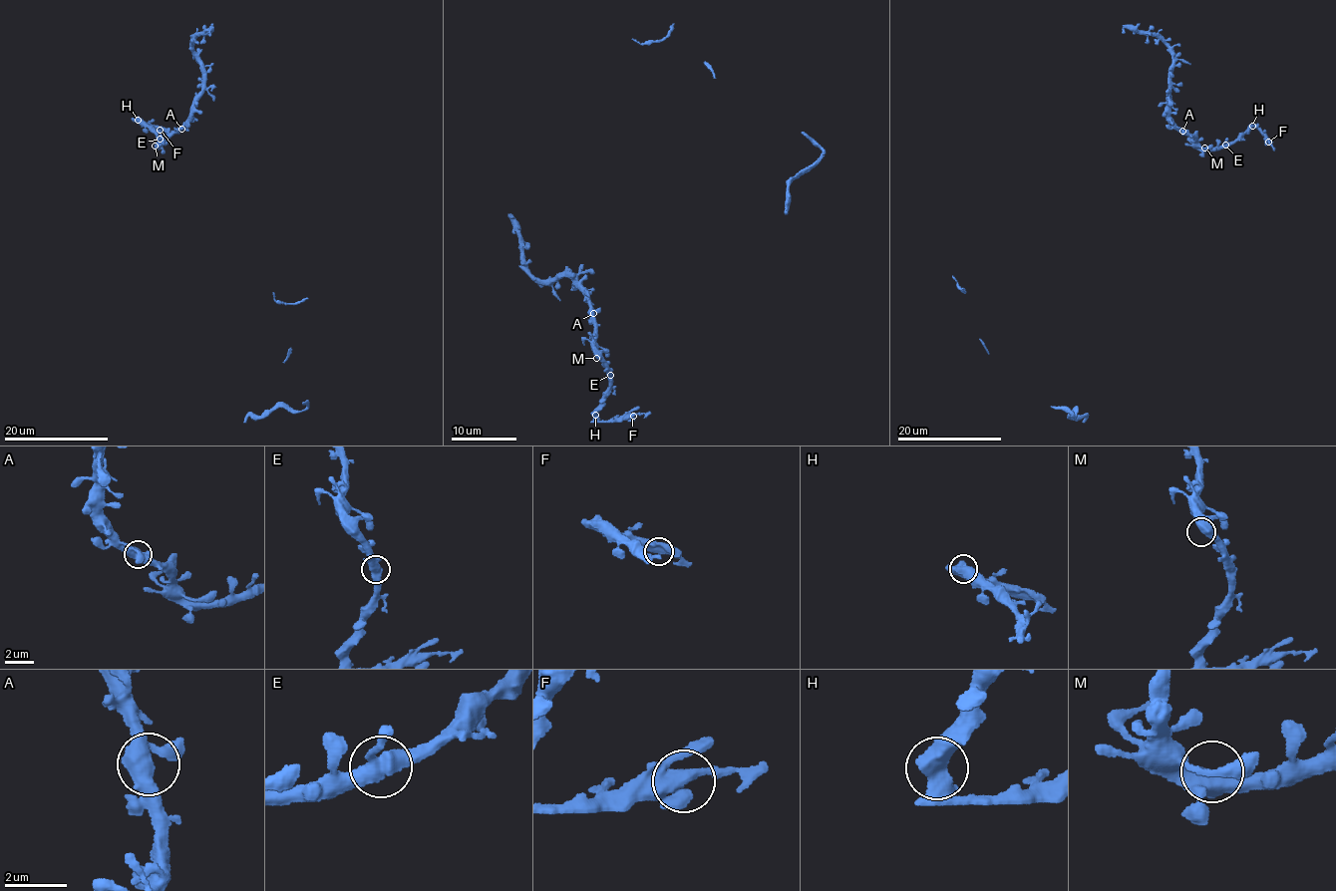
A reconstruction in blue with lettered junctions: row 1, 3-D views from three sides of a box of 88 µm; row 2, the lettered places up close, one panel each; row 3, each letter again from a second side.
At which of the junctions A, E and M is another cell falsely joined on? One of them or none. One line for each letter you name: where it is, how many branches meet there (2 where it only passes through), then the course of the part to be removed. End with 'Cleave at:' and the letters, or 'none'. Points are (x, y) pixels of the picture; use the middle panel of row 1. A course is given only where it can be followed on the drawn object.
Cleave at: none

